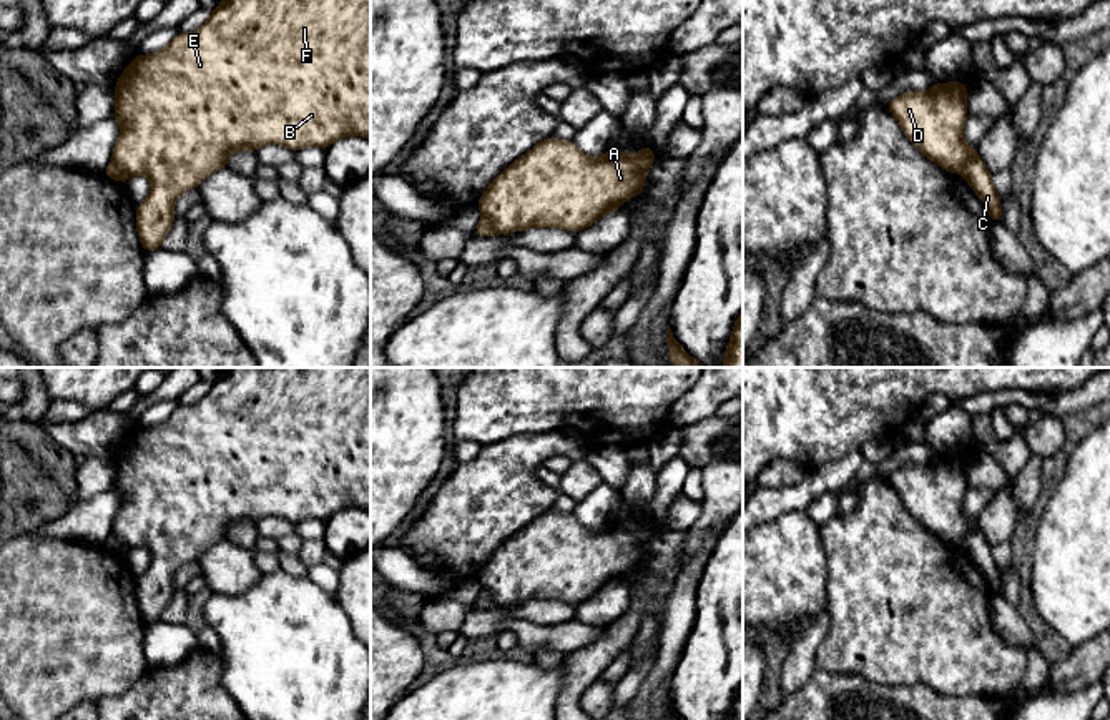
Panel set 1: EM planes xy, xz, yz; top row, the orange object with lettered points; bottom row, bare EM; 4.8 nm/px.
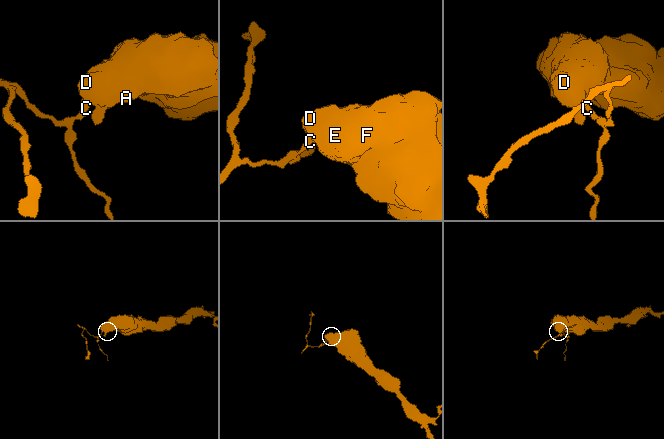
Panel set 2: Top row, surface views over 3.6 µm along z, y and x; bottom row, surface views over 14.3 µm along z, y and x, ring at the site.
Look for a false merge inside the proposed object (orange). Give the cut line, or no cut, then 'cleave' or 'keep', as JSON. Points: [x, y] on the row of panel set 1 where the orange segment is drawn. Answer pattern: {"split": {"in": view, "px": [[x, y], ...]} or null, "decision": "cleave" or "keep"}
{"split": {"in": "xz", "px": [[482, 215], [499, 233]]}, "decision": "cleave"}

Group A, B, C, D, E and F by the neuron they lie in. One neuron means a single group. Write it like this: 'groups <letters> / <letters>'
groups A B D E F / C

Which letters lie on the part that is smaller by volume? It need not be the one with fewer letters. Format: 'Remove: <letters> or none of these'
Remove: C

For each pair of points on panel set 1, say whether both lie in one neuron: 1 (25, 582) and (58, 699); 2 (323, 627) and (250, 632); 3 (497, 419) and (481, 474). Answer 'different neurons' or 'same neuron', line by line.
1: same neuron
2: same neuron
3: different neurons

